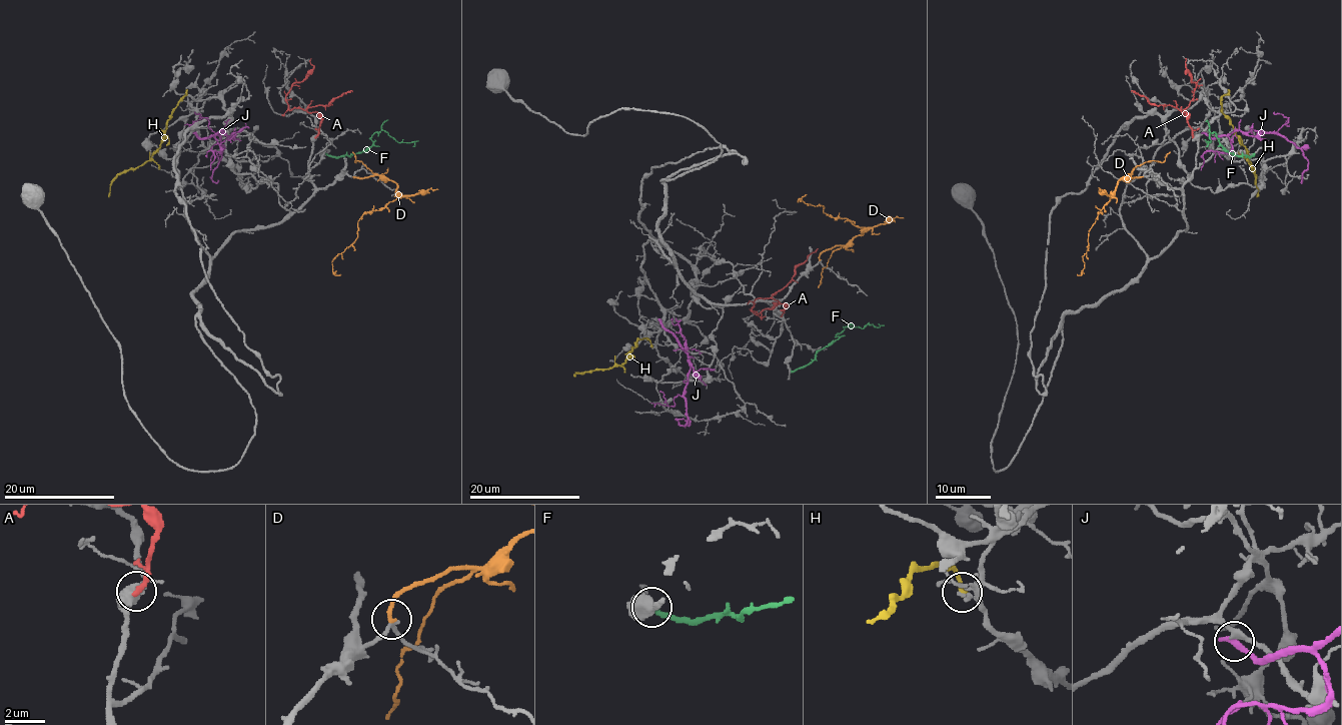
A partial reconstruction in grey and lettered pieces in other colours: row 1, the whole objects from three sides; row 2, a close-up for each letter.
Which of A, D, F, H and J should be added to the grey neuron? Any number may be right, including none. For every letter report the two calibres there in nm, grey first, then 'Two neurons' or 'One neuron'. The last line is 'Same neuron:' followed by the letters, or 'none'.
A: Thickness 500 nm (grey) against 280 nm. Two neurons
D: Thickness 200 nm (grey) against 240 nm. One neuron
F: Thickness 240 nm (grey) against 260 nm. Two neurons
H: Thickness 150 nm (grey) against 400 nm. Two neurons
J: Thickness 280 nm (grey) against 400 nm. Two neurons
Same neuron: D

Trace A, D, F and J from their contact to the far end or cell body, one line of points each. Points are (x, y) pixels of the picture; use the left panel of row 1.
A: (316, 136), (320, 115), (294, 107), (289, 110), (285, 99), (294, 83), (313, 68), (310, 58)
D: (353, 176), (384, 175), (396, 185), (396, 197), (359, 219), (357, 237), (331, 262), (334, 273), (341, 275)
F: (325, 153), (339, 157), (363, 151), (373, 143), (373, 135), (380, 130), (385, 130), (398, 142), (418, 140)
J: (195, 133), (199, 137), (209, 137), (224, 129), (220, 132), (221, 151), (212, 173), (214, 182), (217, 179)

